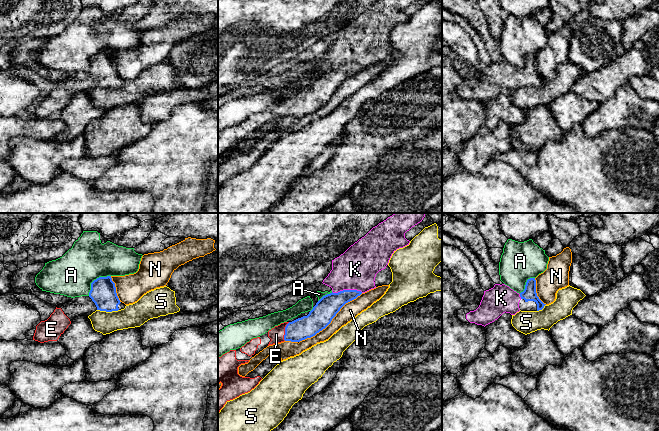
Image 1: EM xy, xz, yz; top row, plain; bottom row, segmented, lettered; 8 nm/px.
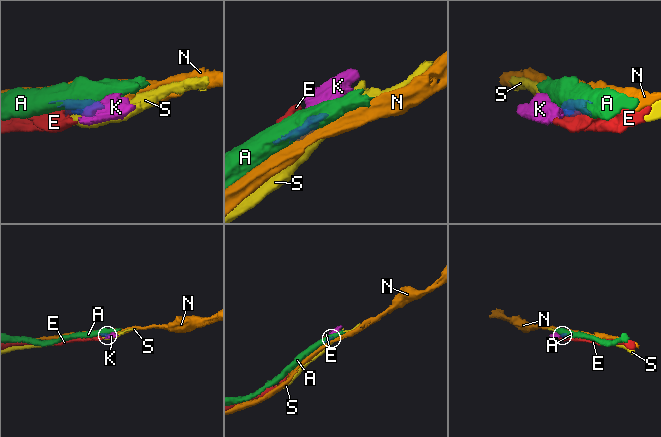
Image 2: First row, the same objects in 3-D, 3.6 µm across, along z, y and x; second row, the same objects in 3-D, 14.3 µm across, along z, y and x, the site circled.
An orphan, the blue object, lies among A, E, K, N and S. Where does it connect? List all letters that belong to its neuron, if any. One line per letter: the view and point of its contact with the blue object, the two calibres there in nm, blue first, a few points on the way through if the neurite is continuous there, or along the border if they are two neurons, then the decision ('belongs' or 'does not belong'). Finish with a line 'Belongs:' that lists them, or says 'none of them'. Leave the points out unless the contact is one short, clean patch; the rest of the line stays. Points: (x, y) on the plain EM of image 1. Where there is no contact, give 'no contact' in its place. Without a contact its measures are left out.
A: meets blue in xy at (94, 56); 200 nm thick on the blue side, 340 nm on the other; does not belong
E: meets blue in xz at (285, 107); 180 nm thick on the blue side, 120 nm on the other; runs through xz (308, 102), (296, 107), (285, 107), (276, 110); belongs
K: meets blue in xz at (347, 66); 180 nm thick on the blue side, 320 nm on the other; runs through xz (328, 82), (347, 66), (348, 55), (355, 45); belongs
N: meets blue in xz at (331, 96); 180 nm thick on the blue side, 140 nm on the other; does not belong
S: meets blue in xy at (108, 87); 200 nm thick on the blue side, 190 nm on the other; does not belong
Belongs: E, K

